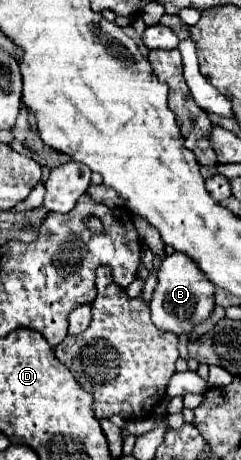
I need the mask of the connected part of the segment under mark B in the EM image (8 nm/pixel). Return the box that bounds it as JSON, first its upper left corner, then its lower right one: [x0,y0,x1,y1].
[151,252,215,334]

